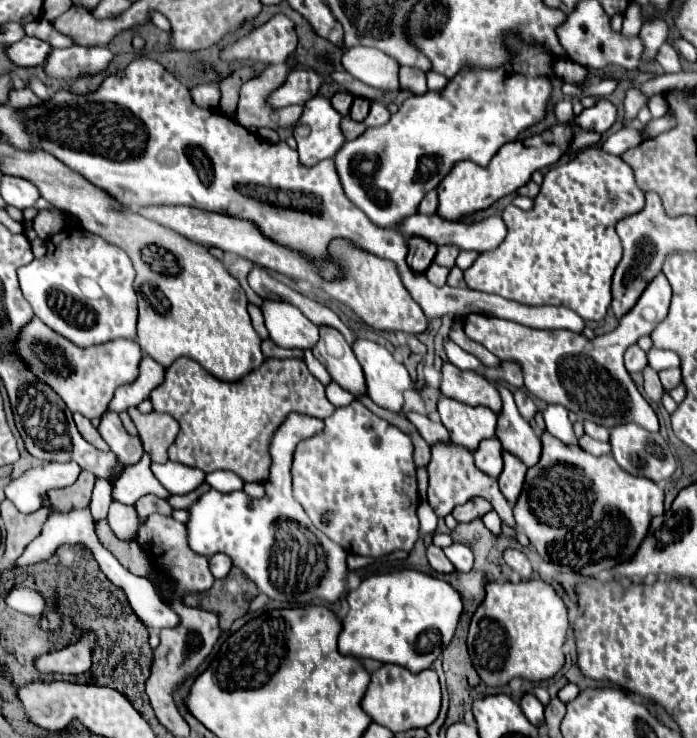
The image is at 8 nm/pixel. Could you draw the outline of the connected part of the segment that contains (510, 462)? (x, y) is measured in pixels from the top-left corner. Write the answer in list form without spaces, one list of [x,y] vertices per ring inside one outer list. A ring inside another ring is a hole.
[[[504,452],[504,470],[498,478],[500,482],[500,490],[502,494],[506,496],[506,500],[514,506],[520,492],[522,492],[522,486],[524,486],[524,476],[526,476],[526,468],[524,464],[516,458],[516,456],[510,456],[508,452]]]

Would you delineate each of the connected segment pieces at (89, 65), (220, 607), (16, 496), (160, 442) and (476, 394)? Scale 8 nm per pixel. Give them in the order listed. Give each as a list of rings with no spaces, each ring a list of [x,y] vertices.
[[[68,46],[52,50],[46,60],[46,72],[52,78],[72,80],[80,74],[92,74],[108,66],[112,52],[106,46]]]
[[[232,568],[226,580],[216,580],[208,592],[186,594],[182,600],[188,606],[198,606],[218,614],[220,628],[230,630],[234,620],[242,618],[248,612],[250,600],[254,596],[258,596],[256,584],[240,568]]]
[[[46,462],[38,468],[28,470],[20,478],[12,480],[6,486],[6,498],[20,510],[20,512],[34,512],[42,508],[42,494],[50,488],[62,488],[66,484],[74,484],[78,478],[80,468],[74,462]]]
[[[130,408],[128,414],[152,462],[166,462],[168,446],[174,442],[178,434],[178,422],[170,414],[158,414],[158,412],[140,414],[138,408]]]
[[[454,364],[442,366],[442,384],[440,390],[444,396],[466,402],[470,406],[486,406],[494,414],[502,412],[502,400],[498,390],[490,380],[480,376],[478,372],[458,370]]]

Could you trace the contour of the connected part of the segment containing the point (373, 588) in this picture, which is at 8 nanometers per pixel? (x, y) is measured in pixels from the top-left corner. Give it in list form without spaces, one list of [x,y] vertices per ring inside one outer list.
[[[398,570],[370,576],[346,596],[348,614],[342,620],[338,648],[344,656],[398,664],[418,674],[432,666],[438,648],[446,648],[462,614],[462,596],[444,580],[418,570]]]

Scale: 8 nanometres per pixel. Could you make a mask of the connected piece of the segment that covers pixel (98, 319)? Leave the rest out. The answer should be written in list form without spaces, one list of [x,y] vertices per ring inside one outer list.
[[[64,228],[60,234],[56,234],[56,236],[52,236],[52,238],[46,240],[46,248],[48,248],[48,252],[46,252],[44,258],[40,258],[40,260],[32,260],[30,264],[18,268],[18,280],[20,280],[22,294],[24,294],[24,298],[30,302],[34,314],[36,314],[48,328],[52,328],[56,334],[64,336],[66,340],[70,340],[70,342],[74,342],[74,344],[78,344],[78,346],[82,346],[82,348],[96,346],[96,344],[104,344],[104,342],[110,342],[110,340],[116,340],[116,338],[128,338],[128,340],[134,340],[134,338],[136,338],[136,318],[138,318],[138,308],[136,308],[136,292],[134,292],[132,284],[134,284],[134,276],[136,276],[136,272],[134,272],[134,268],[132,268],[132,264],[130,264],[130,258],[126,256],[126,252],[124,252],[122,248],[114,246],[114,244],[108,244],[108,242],[102,240],[100,236],[88,234],[88,232],[82,230],[82,228]]]

